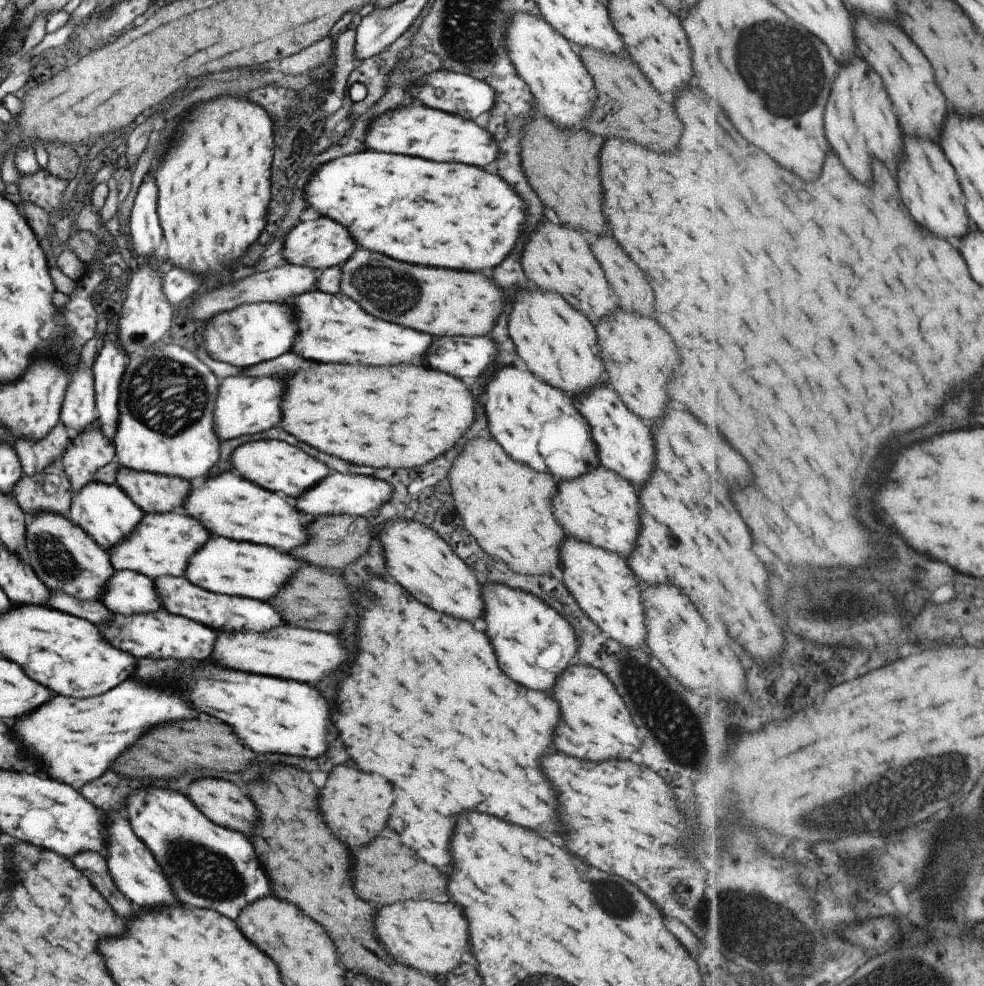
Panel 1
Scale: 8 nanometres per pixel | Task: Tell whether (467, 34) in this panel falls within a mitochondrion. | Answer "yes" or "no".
yes

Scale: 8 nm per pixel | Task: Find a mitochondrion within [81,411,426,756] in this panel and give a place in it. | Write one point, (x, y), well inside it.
(380, 599)

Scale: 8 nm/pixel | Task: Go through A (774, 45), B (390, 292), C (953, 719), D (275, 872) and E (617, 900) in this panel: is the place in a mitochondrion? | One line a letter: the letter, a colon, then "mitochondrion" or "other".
A: mitochondrion
B: mitochondrion
C: other
D: other
E: mitochondrion

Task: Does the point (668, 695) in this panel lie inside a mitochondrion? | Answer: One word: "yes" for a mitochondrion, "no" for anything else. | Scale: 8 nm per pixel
yes

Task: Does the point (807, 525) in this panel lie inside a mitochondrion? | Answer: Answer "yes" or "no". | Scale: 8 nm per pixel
no

